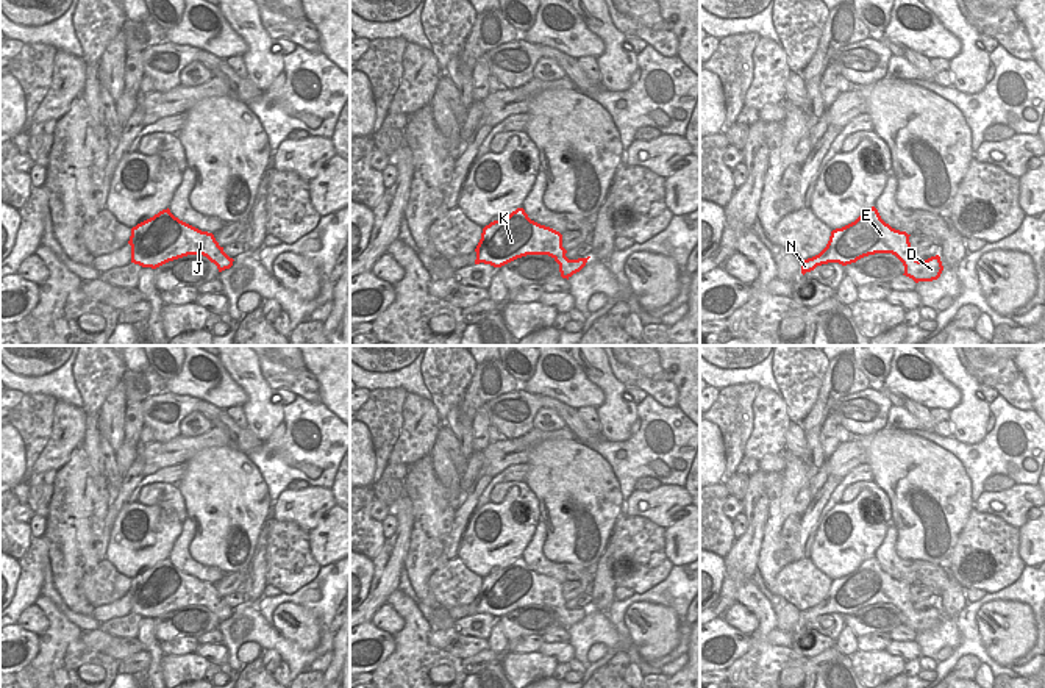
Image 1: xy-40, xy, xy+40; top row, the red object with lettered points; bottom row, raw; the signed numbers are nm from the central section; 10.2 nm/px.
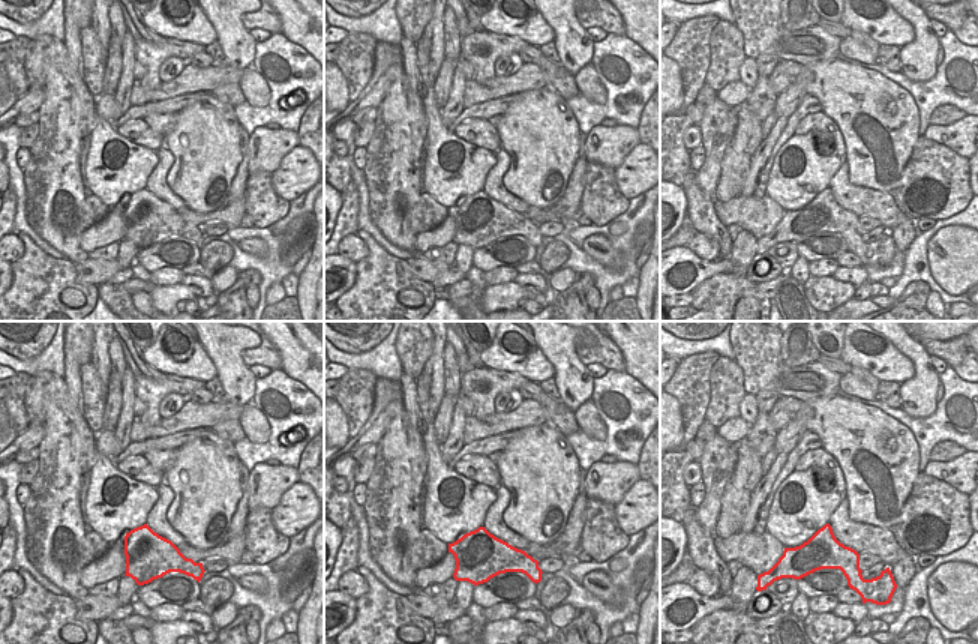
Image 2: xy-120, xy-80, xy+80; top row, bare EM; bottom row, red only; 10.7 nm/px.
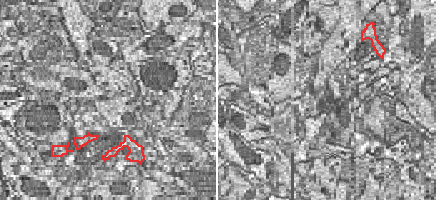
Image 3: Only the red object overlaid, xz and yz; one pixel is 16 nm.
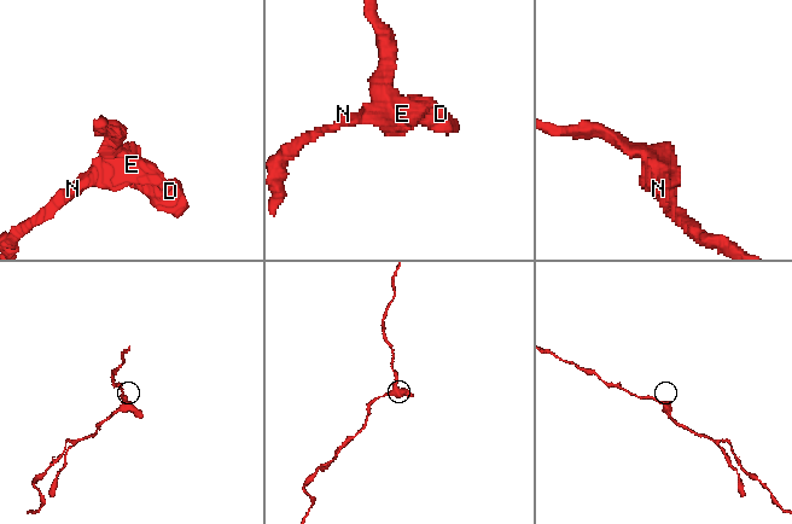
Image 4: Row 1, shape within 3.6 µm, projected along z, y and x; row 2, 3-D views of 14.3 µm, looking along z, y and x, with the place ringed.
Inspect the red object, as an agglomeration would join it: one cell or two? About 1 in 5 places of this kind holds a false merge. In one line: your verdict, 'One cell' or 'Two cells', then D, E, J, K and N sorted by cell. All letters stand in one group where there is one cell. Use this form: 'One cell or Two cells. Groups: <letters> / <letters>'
One cell. Groups: D E J K N

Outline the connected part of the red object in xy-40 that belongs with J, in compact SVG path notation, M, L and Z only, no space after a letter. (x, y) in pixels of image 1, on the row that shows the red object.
M169 208L133 227L128 244L131 263L152 269L187 255L206 256L219 272L230 269L234 261L212 233L180 220Z

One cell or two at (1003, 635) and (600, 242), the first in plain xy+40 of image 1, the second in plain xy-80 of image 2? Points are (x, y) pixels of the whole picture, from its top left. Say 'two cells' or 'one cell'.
one cell

